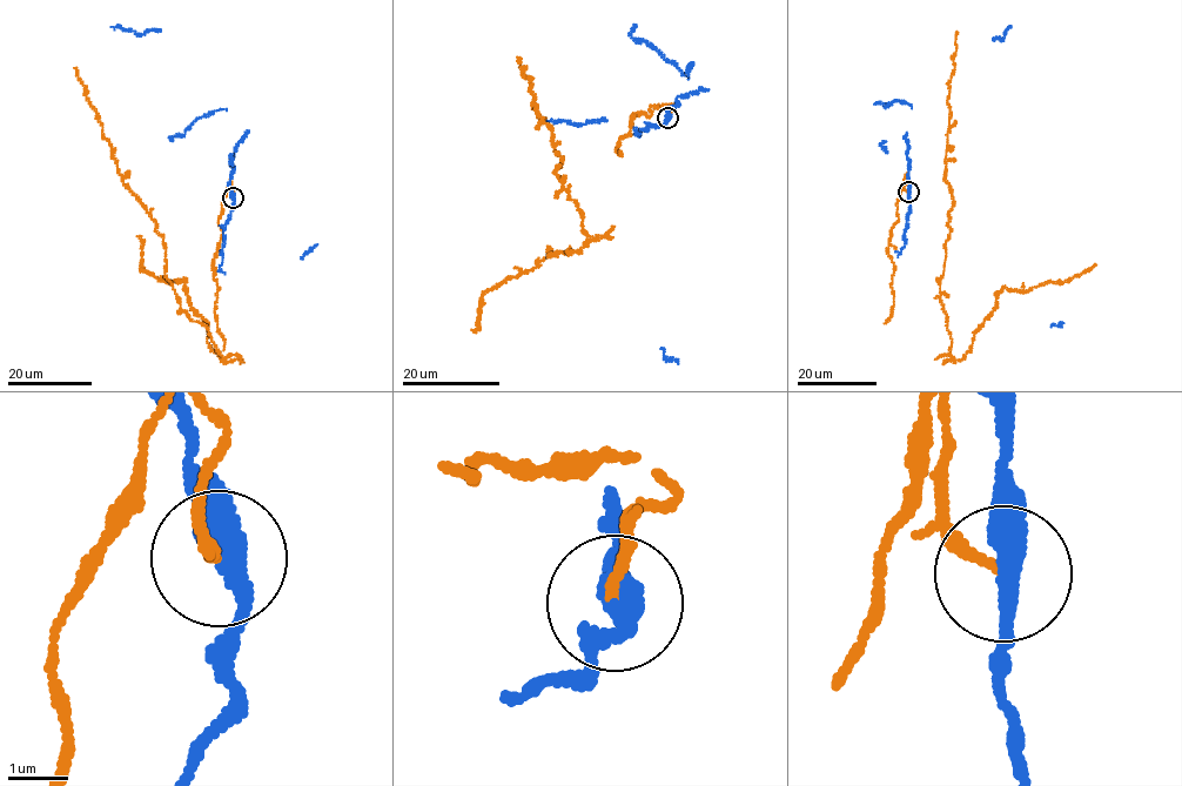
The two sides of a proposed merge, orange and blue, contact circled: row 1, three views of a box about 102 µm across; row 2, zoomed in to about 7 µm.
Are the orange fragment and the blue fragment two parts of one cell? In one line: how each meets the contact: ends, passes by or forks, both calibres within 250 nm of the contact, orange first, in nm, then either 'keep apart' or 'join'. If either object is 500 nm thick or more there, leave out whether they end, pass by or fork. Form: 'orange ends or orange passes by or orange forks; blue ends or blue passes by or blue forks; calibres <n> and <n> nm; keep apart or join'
orange ends; blue passes by; calibres 170 and 400 nm; keep apart

